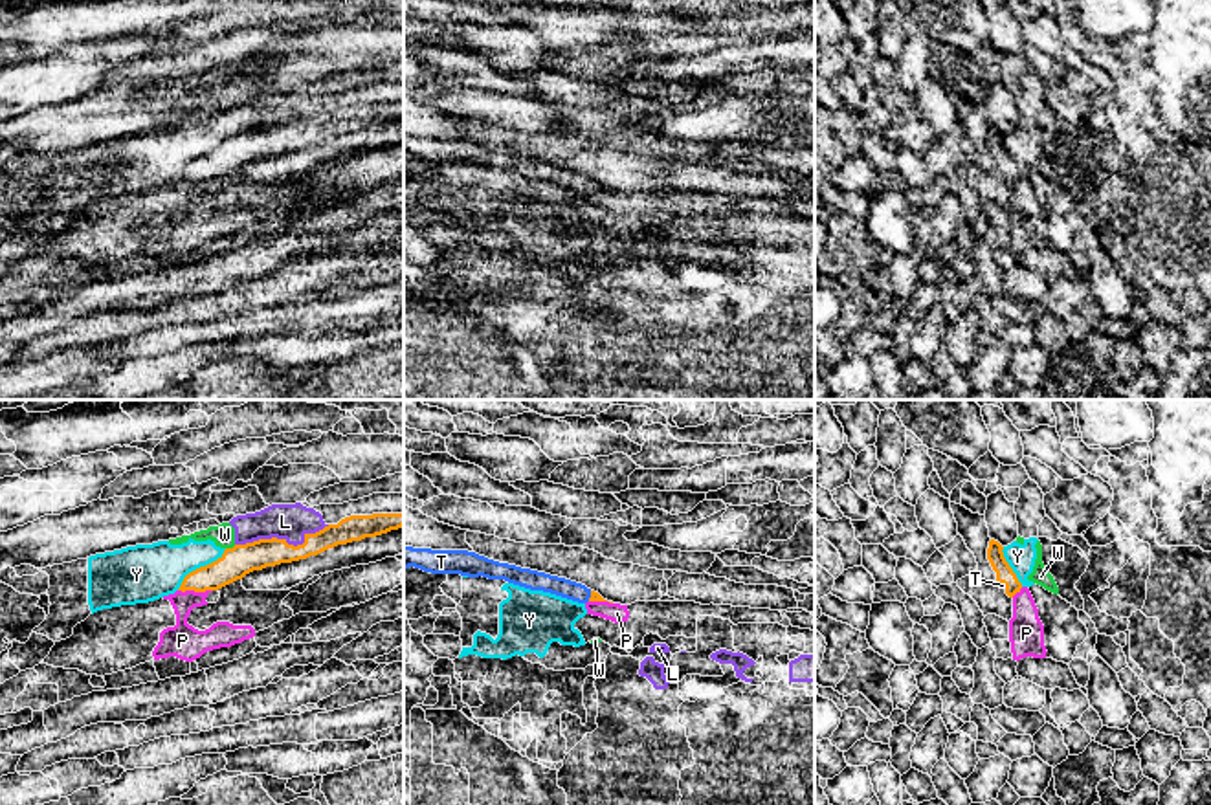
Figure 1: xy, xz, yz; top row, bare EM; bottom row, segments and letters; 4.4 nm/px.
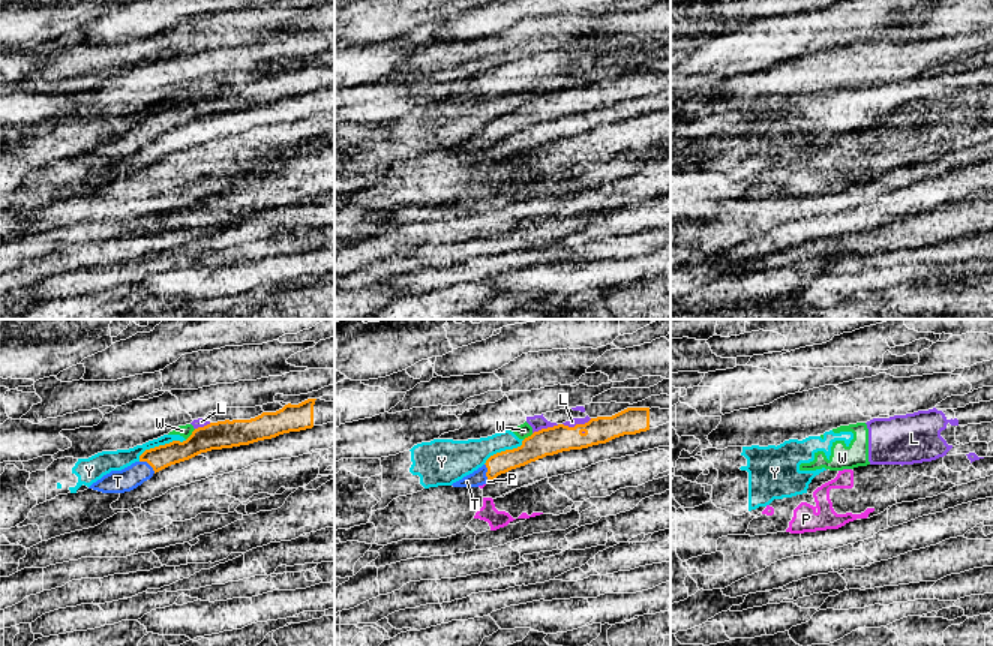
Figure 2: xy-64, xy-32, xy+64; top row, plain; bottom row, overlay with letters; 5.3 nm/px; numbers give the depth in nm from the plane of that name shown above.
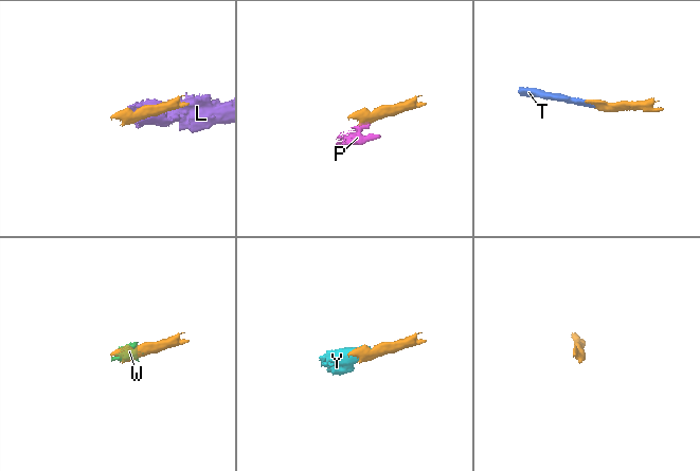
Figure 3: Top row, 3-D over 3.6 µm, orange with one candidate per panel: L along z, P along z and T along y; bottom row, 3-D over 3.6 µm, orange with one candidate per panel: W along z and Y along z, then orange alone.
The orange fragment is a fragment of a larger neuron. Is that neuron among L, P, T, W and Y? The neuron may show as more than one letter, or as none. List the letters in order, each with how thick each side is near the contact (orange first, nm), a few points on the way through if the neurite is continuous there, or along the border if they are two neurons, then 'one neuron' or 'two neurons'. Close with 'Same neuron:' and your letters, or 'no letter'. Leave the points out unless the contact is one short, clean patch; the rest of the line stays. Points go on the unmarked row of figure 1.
L: 140 nm thick on the orange side, 160 nm on the other; two neurons
P: 140 nm thick on the orange side, 150 nm on the other; border along xy (178, 178), (211, 180); two neurons
T: 50 nm thick on the orange side, 80 nm on the other; runs through xz (595, 186), (591, 186), (544, 171); one neuron
W: 140 nm thick on the orange side, 100 nm on the other; border along xy (235, 134), (226, 138); two neurons
Y: 140 nm thick on the orange side, 260 nm on the other; border along xy (226, 138), (215, 149), (193, 158), (177, 178); two neurons
Same neuron: T

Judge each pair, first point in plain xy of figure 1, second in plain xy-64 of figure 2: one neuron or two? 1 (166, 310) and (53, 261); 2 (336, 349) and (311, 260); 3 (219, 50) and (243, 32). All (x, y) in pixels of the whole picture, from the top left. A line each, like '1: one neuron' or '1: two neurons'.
1: one neuron
2: one neuron
3: one neuron

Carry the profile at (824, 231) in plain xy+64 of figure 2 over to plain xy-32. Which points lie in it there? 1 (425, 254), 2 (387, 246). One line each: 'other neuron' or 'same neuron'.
1: other neuron
2: same neuron

